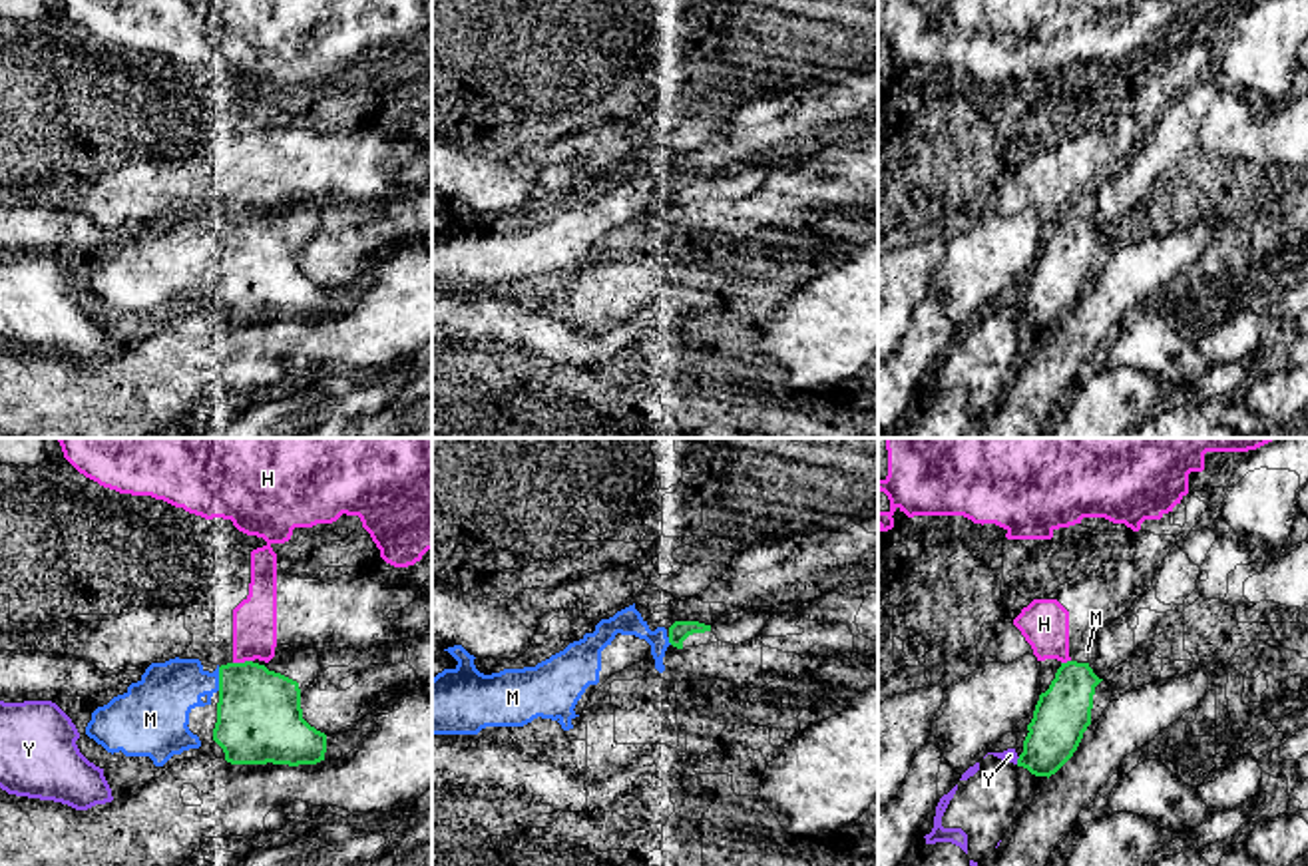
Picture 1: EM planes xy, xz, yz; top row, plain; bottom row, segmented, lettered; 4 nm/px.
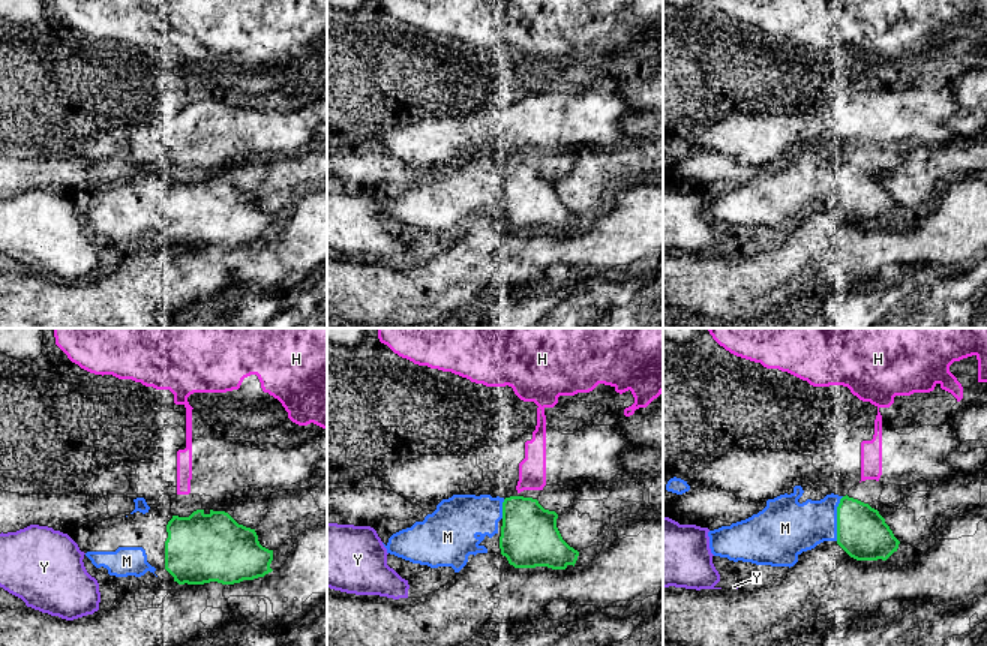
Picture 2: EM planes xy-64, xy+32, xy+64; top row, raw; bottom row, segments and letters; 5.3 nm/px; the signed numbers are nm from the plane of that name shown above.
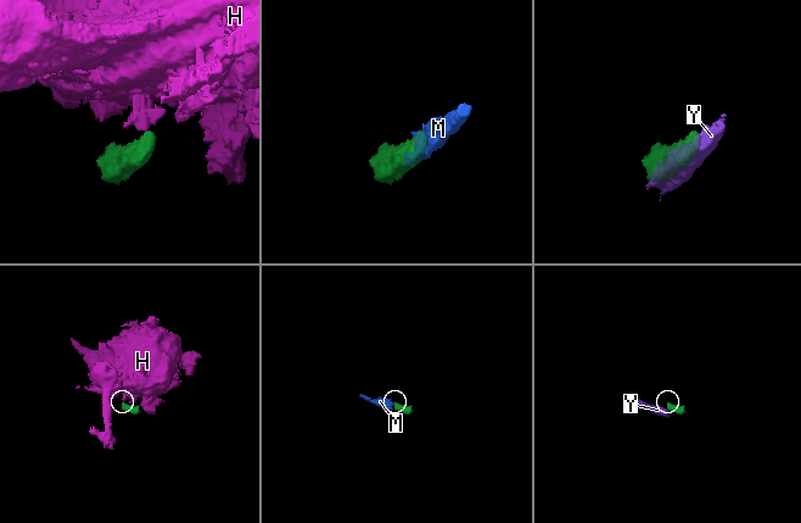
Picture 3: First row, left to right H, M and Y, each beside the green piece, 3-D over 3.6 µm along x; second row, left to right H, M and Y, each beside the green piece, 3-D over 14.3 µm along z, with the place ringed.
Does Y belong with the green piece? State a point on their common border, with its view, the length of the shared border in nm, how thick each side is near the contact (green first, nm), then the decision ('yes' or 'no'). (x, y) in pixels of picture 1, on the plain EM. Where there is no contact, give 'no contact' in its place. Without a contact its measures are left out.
yz (1018, 315) | 40 nm | 220/60 nm | no

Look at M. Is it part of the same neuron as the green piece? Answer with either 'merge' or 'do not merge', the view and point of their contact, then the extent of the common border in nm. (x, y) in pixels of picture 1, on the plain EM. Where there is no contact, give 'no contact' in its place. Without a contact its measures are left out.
merge; meets green in xy at (219, 233); contact 100 nm long

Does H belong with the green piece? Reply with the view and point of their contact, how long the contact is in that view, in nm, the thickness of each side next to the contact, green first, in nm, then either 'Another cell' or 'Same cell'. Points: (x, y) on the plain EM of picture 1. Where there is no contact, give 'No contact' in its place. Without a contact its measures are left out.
Touches green at xy (241, 217). Shared border 80 nm. Thickness 340 nm (green) against 180 nm. Another cell

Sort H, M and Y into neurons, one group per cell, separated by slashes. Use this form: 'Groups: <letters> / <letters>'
Groups: H / M / Y

